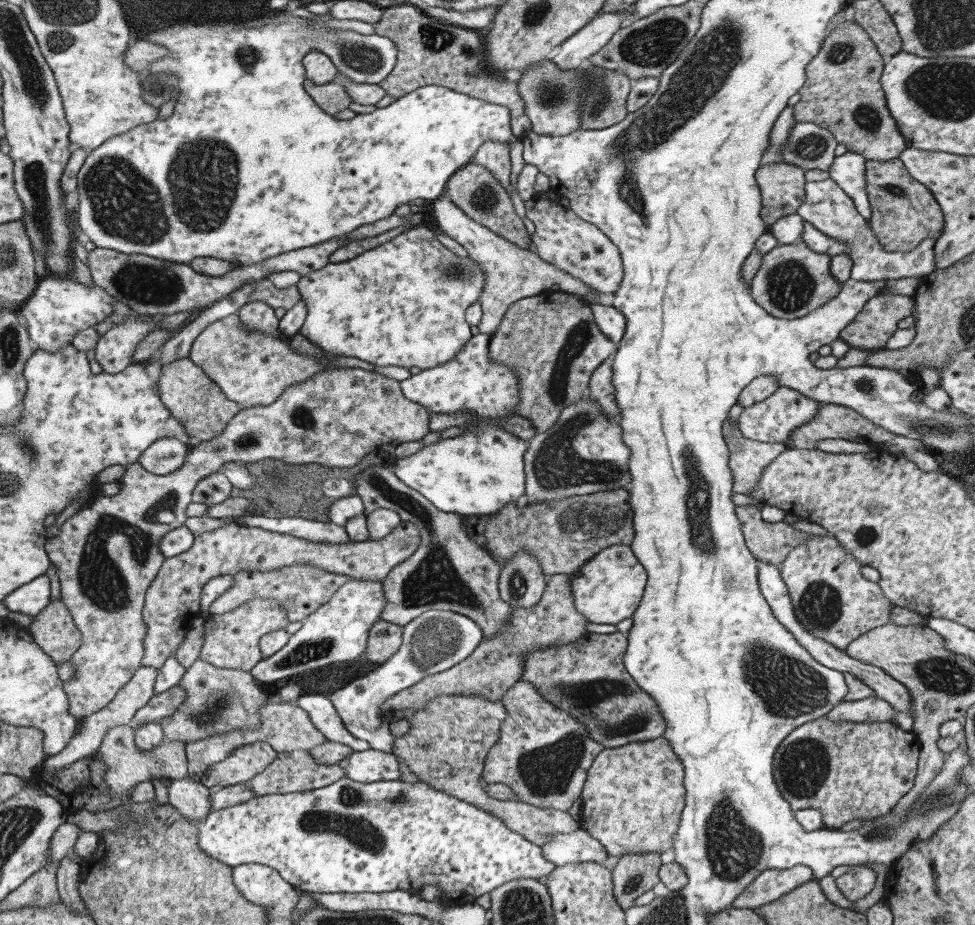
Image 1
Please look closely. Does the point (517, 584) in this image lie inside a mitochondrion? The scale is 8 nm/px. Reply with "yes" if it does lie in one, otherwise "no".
yes

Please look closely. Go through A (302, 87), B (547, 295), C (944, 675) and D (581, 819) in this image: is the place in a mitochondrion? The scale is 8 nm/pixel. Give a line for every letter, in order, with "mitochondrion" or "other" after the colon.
A: other
B: other
C: mitochondrion
D: other

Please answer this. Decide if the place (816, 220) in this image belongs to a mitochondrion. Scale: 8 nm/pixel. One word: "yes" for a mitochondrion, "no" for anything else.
no

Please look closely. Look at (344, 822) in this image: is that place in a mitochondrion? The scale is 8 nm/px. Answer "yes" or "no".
yes

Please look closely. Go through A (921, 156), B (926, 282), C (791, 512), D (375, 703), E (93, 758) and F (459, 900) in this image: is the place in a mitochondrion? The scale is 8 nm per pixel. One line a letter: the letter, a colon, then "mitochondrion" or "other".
A: other
B: other
C: other
D: other
E: other
F: other

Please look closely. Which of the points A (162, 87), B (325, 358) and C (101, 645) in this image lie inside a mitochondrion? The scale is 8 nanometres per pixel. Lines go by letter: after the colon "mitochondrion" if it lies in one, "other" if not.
A: mitochondrion
B: other
C: other

